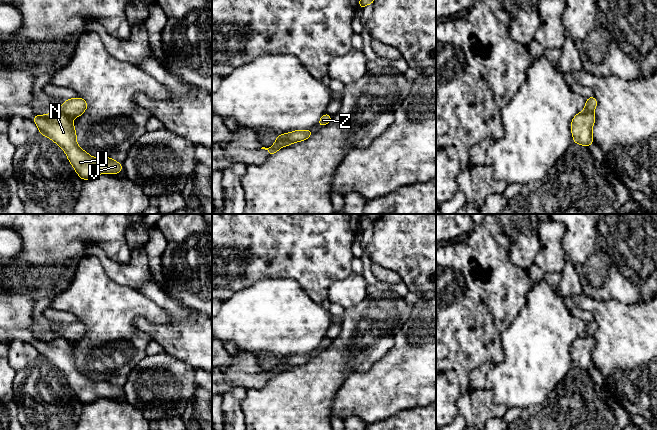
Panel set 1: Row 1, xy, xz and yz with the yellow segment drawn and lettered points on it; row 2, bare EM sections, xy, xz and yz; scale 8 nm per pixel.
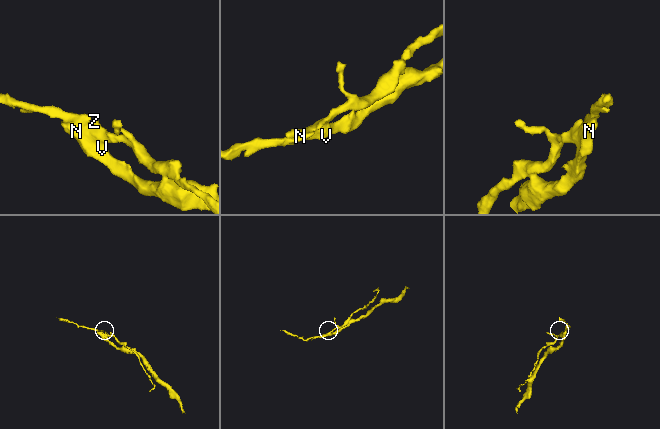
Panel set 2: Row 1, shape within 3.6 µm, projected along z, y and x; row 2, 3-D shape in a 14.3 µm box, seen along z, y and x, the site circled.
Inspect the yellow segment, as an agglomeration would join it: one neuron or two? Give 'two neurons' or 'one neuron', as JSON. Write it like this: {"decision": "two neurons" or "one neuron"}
{"decision": "two neurons"}

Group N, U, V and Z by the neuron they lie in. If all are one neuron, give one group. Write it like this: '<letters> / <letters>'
N U V / Z

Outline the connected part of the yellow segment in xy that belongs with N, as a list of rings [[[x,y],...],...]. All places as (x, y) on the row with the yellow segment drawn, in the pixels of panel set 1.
[[[51,112],[47,115],[35,115],[34,123],[40,135],[47,136],[66,153],[66,156],[82,180],[108,173],[119,174],[122,164],[106,156],[94,158],[81,149],[76,142],[74,123],[69,116],[61,112]]]

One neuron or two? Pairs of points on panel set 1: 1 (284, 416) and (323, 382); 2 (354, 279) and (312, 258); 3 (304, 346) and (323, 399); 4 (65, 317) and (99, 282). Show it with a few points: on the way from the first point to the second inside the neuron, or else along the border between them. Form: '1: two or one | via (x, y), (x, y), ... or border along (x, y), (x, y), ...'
1: one | via (294, 406), (313, 387)
2: two | border along (351, 272), (347, 276), (336, 280), (328, 289)
3: two | border along (317, 350), (313, 354)
4: two | border along (49, 305), (60, 310), (69, 311), (78, 320)

